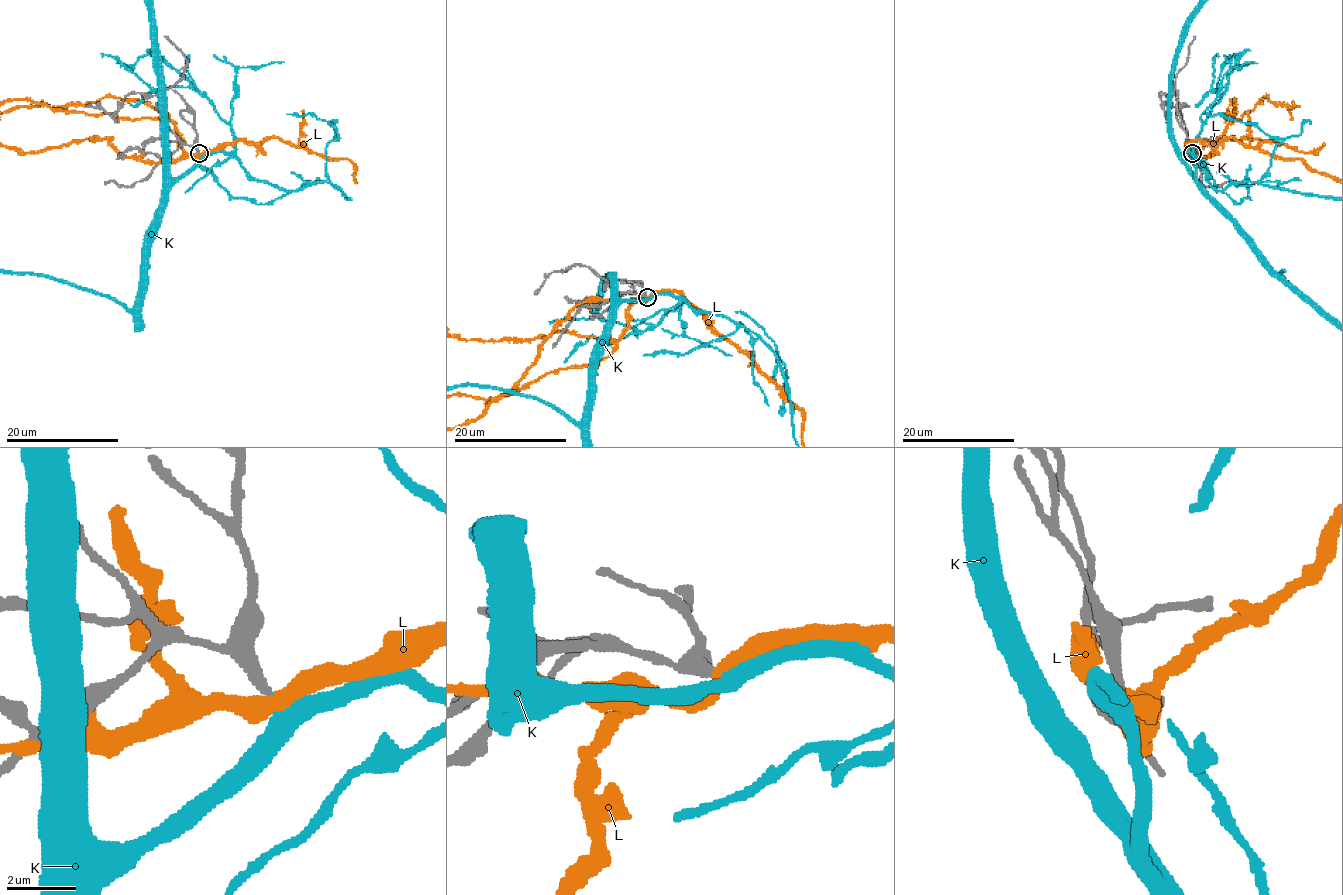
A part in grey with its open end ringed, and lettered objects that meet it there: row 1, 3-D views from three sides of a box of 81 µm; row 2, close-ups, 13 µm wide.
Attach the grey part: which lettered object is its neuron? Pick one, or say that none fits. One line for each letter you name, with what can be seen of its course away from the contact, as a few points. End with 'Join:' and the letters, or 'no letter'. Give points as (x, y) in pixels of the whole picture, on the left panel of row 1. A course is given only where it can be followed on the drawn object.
Join: K

